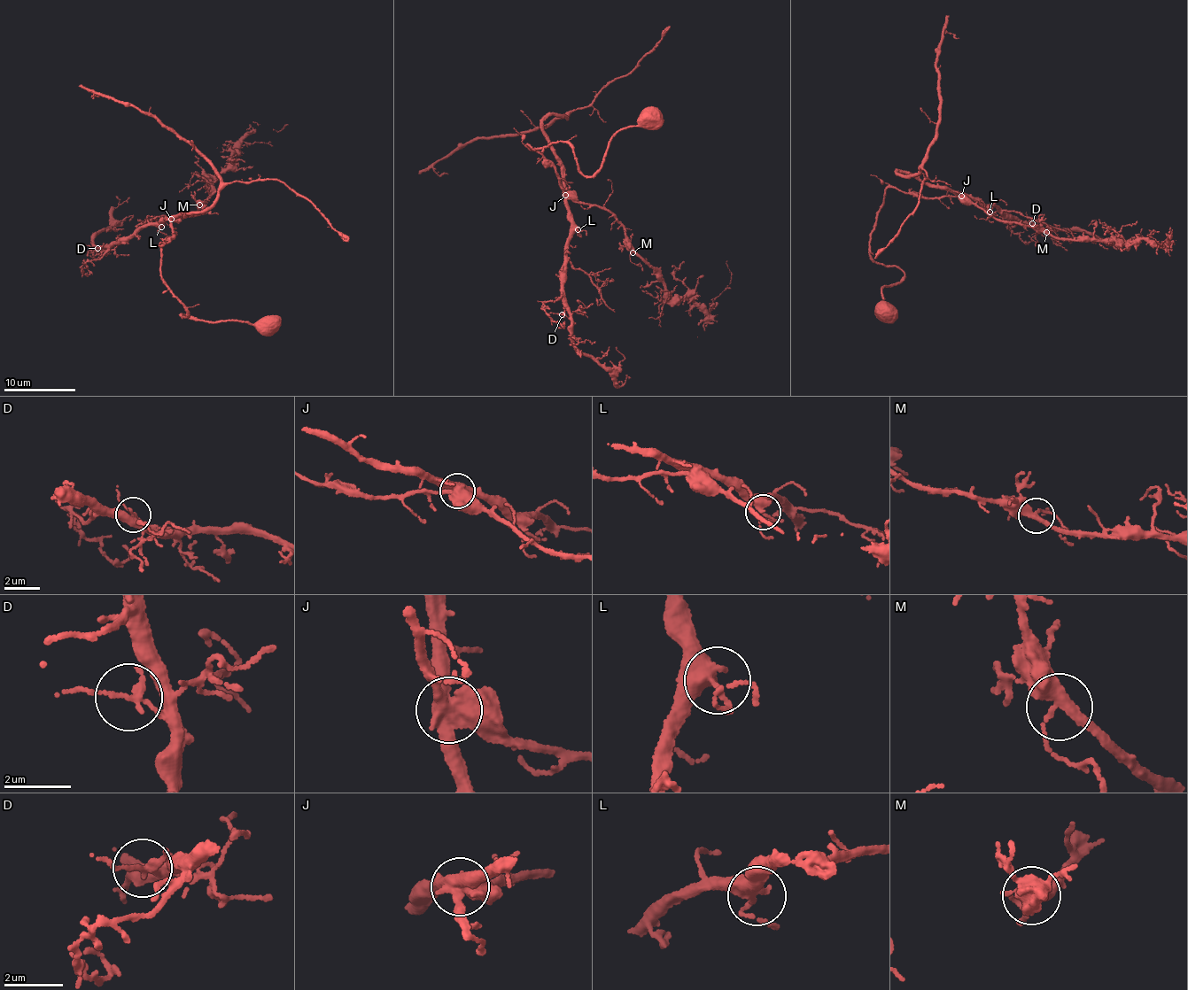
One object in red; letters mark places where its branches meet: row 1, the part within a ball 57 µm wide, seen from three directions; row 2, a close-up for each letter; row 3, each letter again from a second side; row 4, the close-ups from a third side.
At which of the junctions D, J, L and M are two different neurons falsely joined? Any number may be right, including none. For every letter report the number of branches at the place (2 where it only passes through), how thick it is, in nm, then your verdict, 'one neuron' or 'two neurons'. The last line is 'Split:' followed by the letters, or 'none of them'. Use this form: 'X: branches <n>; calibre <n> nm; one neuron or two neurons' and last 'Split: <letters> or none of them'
D: branches 3; calibre 130 nm; one neuron
J: branches 4; calibre 550 nm; two neurons
L: branches 3; calibre 320 nm; one neuron
M: branches 3; calibre 320 nm; one neuron
Split: J

